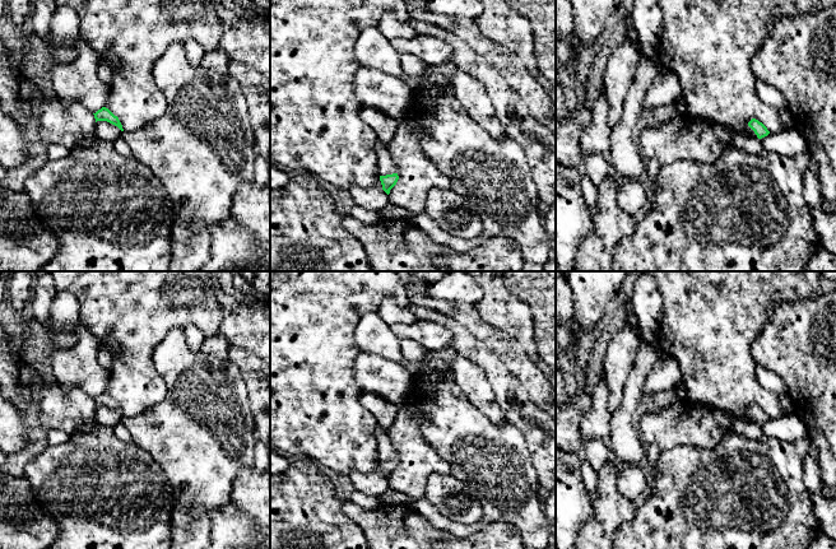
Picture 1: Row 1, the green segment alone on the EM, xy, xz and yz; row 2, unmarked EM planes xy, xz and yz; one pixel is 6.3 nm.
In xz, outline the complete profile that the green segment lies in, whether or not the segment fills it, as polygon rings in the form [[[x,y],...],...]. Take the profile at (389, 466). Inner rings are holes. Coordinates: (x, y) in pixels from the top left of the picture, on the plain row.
[[[377,425],[376,436],[378,438],[377,451],[380,466],[382,475],[389,480],[390,475],[396,470],[399,465],[398,453],[391,443],[390,436],[380,425]]]

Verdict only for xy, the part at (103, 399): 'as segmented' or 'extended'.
extended

